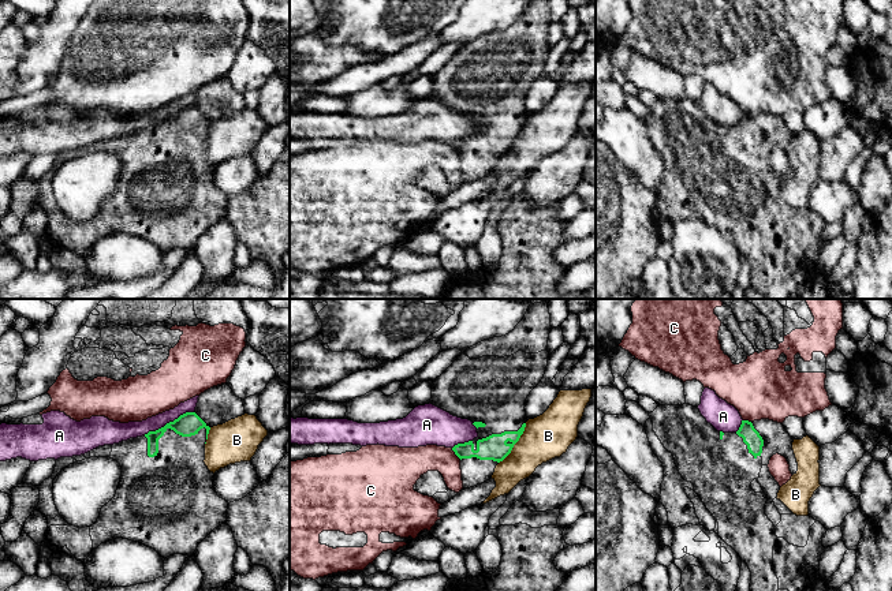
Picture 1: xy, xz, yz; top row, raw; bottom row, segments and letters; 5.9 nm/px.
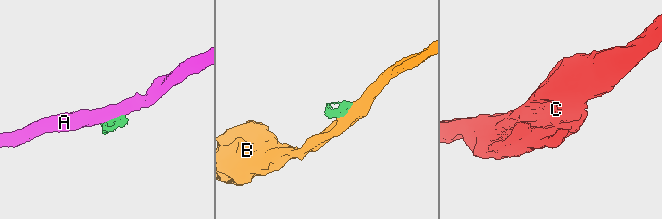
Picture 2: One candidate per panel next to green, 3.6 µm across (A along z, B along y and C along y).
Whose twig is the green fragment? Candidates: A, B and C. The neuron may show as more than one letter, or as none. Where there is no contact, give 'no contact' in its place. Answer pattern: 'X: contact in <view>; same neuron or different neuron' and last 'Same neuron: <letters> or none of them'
A: contact in xy; different neuron
B: contact in xz; different neuron
C: contact in xz; different neuron
Same neuron: none of them

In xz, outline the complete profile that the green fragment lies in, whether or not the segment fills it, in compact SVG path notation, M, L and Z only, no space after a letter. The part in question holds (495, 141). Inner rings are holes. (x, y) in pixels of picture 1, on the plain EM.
M529 0L523 14L512 26L501 31L484 34L467 42L458 53L432 78L430 98L449 106L454 111L469 113L477 121L478 131L473 135L458 138L452 142L460 153L463 183L470 183L489 175L496 160L503 156L519 135L526 121L526 93L530 86L544 72L549 46L548 34L550 20L550 8L548 0Z

